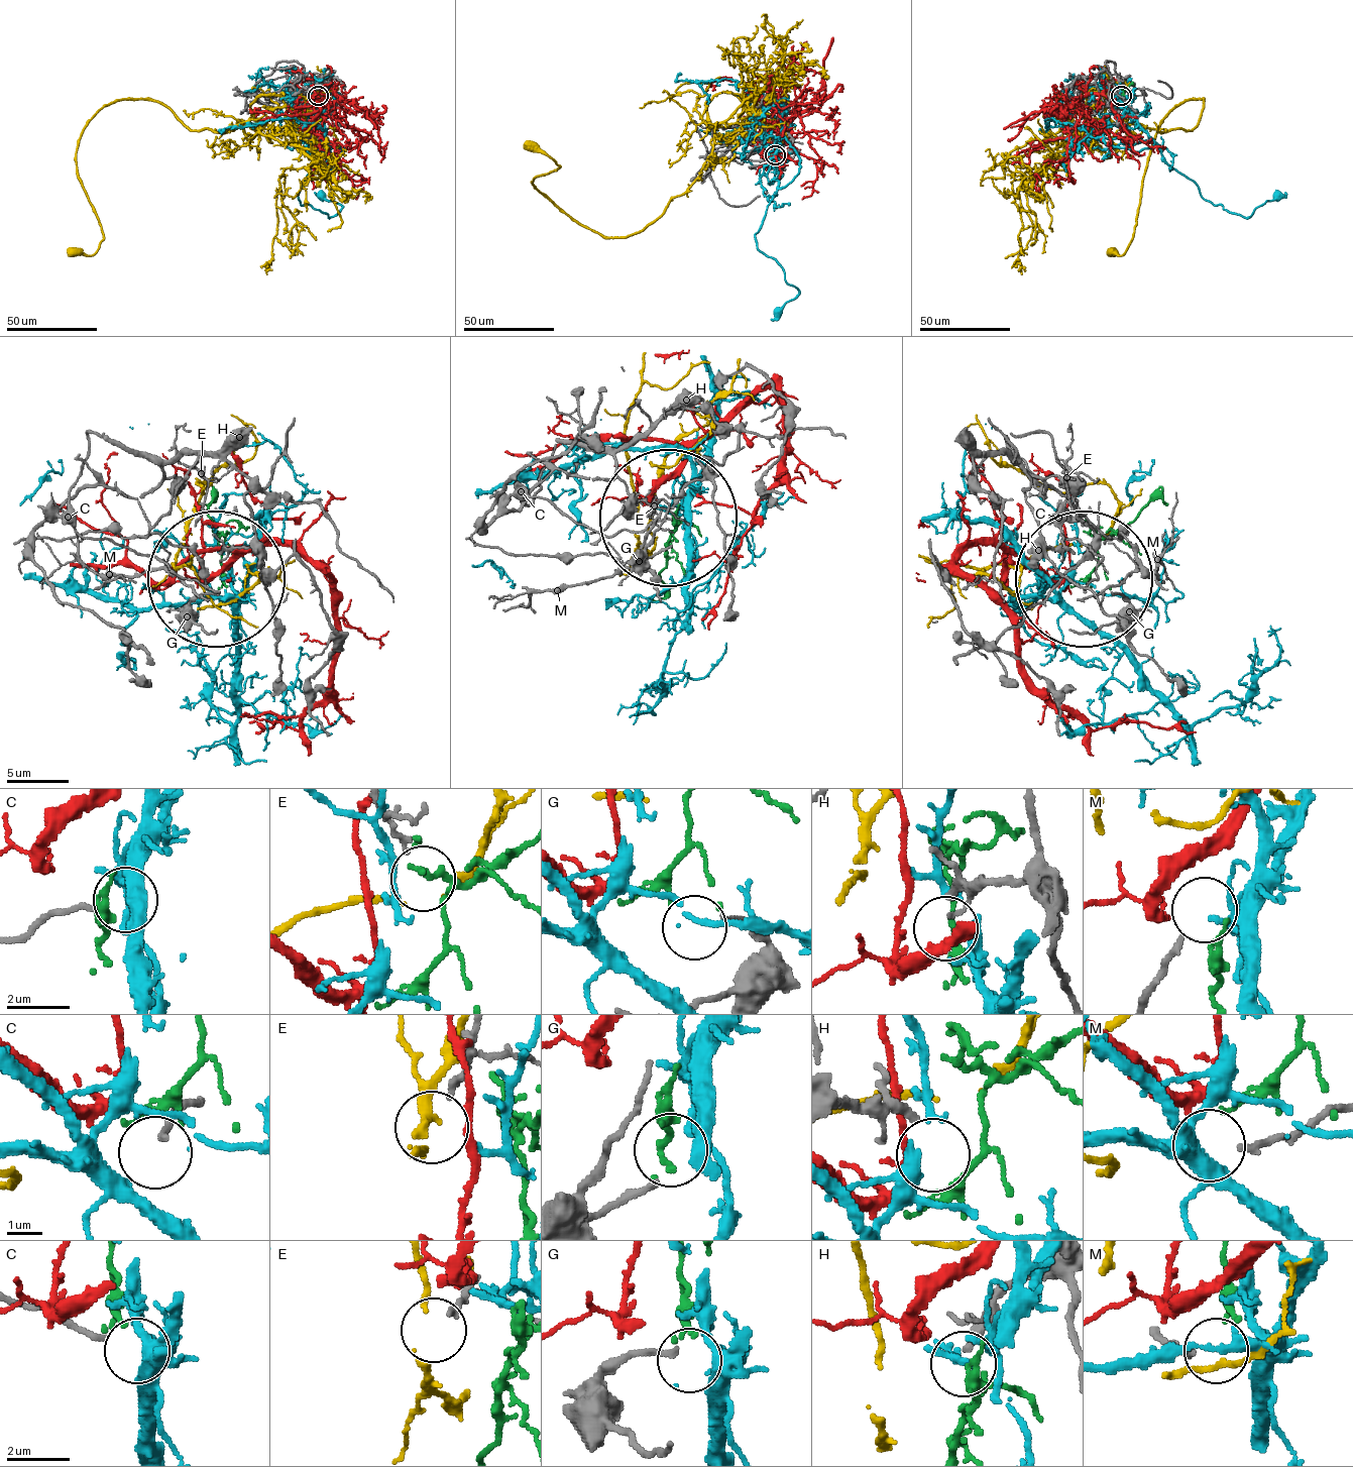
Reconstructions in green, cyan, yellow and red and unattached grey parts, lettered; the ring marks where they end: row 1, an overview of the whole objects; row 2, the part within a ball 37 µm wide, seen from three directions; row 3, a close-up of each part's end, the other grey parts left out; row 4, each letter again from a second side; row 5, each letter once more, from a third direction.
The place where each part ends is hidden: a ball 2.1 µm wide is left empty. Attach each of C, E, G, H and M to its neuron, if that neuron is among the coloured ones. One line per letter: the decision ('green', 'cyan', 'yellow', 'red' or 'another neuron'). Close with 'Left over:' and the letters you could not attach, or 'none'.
C: another neuron
E: another neuron
G: another neuron
H: another neuron
M: another neuron
Left over: C, E, G, H, M

